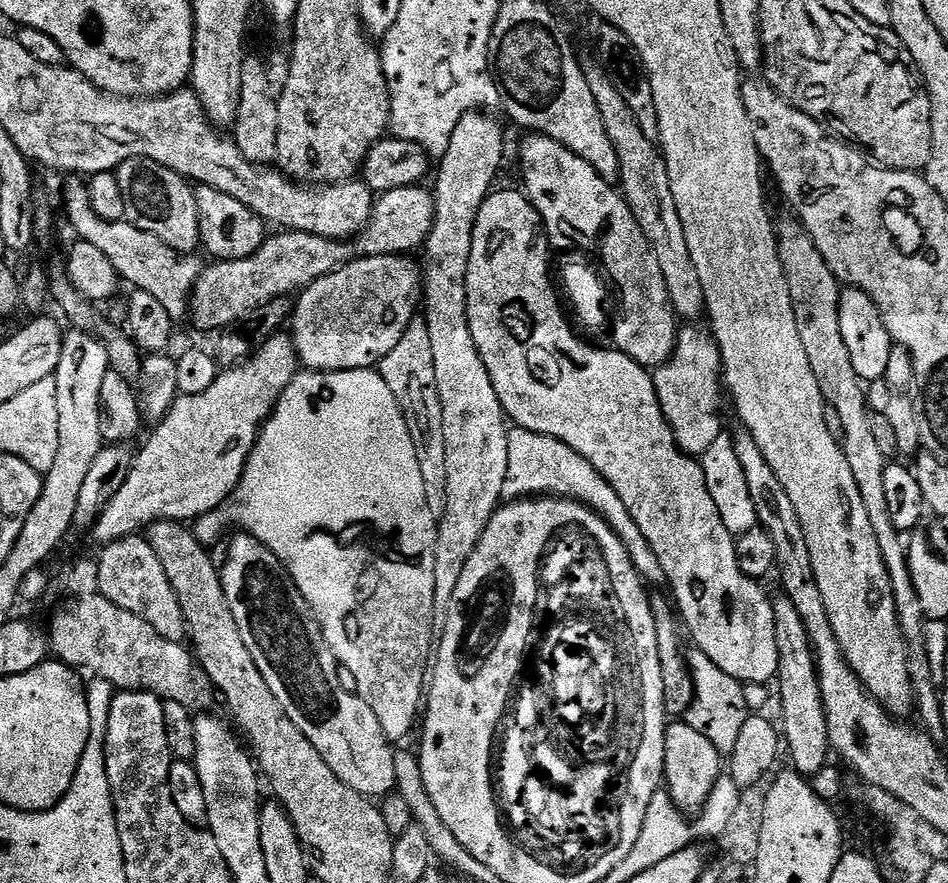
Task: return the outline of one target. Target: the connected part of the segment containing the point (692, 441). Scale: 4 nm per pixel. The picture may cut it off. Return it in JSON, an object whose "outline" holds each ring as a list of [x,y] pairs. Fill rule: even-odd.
{"outline":[[[704,334],[704,336],[684,336],[681,335],[676,342],[676,350],[672,353],[672,359],[667,364],[655,369],[654,383],[656,385],[656,401],[660,404],[660,410],[664,415],[664,420],[668,423],[669,428],[672,430],[672,437],[676,442],[676,447],[683,453],[683,455],[691,458],[703,457],[704,453],[710,450],[710,446],[718,443],[720,437],[720,426],[718,424],[718,416],[716,411],[720,408],[720,392],[722,396],[722,369],[720,366],[720,351],[716,349],[716,342],[712,339],[711,335]]]}

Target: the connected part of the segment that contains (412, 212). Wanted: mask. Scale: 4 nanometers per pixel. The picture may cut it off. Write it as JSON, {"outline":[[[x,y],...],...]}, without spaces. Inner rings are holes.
{"outline":[[[424,186],[399,188],[383,193],[373,203],[368,223],[355,237],[357,257],[366,256],[404,256],[423,245],[432,229],[432,217],[435,215],[434,196]]]}

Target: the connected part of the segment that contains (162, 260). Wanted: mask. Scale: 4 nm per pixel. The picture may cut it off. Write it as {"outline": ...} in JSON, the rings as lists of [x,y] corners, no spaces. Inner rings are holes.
{"outline":[[[95,214],[89,215],[87,219],[88,228],[83,228],[79,235],[107,254],[121,281],[128,283],[129,280],[133,289],[152,294],[169,317],[176,318],[189,311],[192,290],[202,271],[202,264],[195,260],[195,255],[177,254],[148,232],[138,230],[127,222],[109,222],[107,226],[102,226],[102,220]]]}

